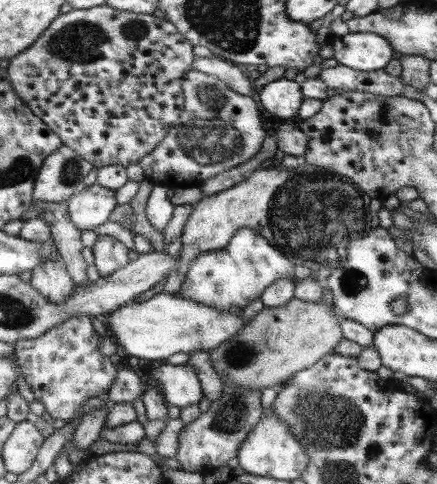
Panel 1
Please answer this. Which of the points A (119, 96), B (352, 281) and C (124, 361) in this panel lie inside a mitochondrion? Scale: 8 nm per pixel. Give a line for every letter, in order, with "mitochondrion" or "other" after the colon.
A: other
B: mitochondrion
C: other

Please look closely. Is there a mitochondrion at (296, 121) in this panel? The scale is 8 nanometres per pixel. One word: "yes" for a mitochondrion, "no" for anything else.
no

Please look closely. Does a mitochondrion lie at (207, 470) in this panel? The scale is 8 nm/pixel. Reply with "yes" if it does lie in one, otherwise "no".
no

